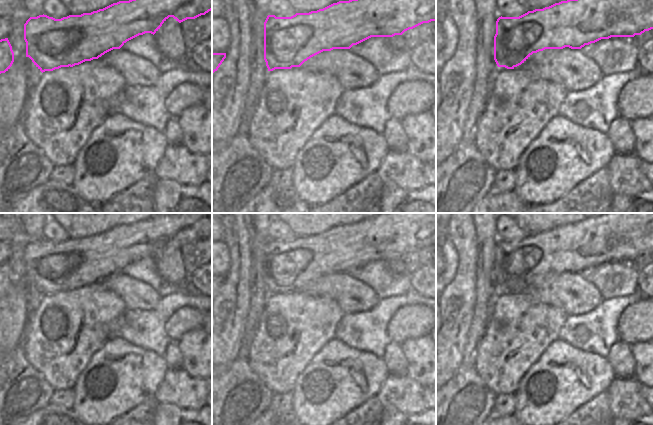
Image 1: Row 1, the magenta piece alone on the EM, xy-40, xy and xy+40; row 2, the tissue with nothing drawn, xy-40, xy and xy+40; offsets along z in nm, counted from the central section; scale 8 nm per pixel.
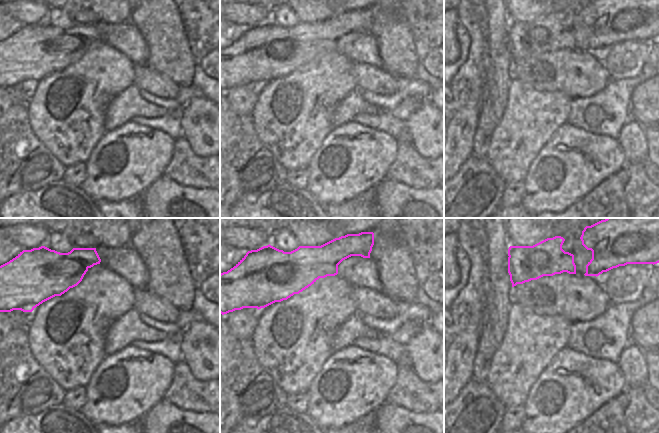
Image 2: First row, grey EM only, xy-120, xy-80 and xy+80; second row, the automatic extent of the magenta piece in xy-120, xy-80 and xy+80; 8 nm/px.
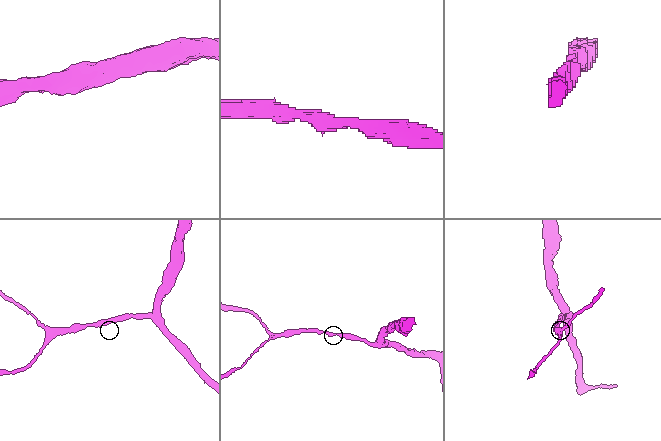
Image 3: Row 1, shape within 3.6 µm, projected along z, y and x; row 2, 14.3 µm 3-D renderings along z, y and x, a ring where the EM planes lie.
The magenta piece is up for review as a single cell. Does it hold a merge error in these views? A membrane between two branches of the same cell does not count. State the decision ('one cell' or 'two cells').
one cell

